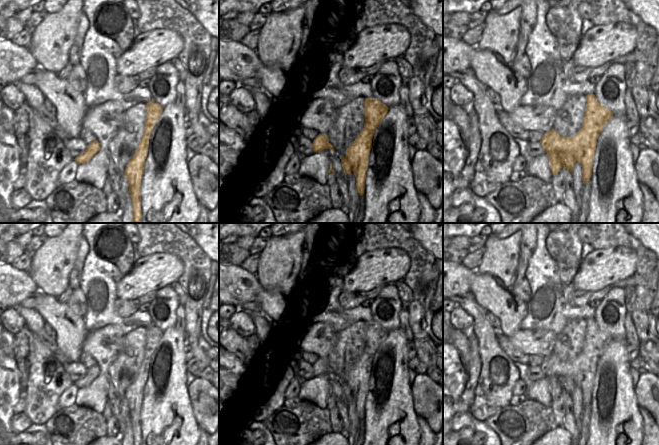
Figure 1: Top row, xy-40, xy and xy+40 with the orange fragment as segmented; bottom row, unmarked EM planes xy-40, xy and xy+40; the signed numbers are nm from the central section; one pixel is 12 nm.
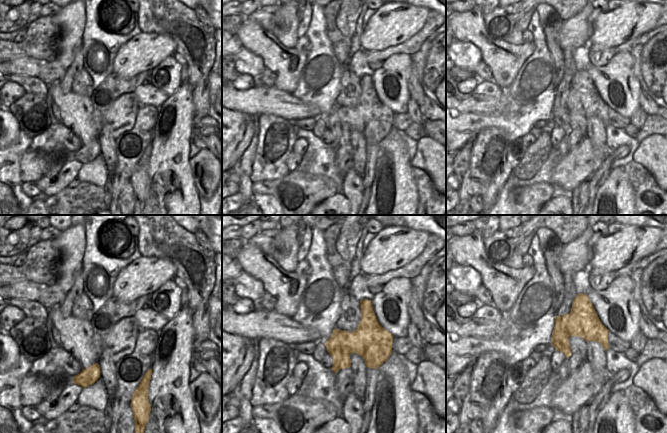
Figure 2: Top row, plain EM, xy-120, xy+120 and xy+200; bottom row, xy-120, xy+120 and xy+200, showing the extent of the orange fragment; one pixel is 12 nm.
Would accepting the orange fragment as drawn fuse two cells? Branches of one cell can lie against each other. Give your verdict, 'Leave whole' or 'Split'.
Split.

